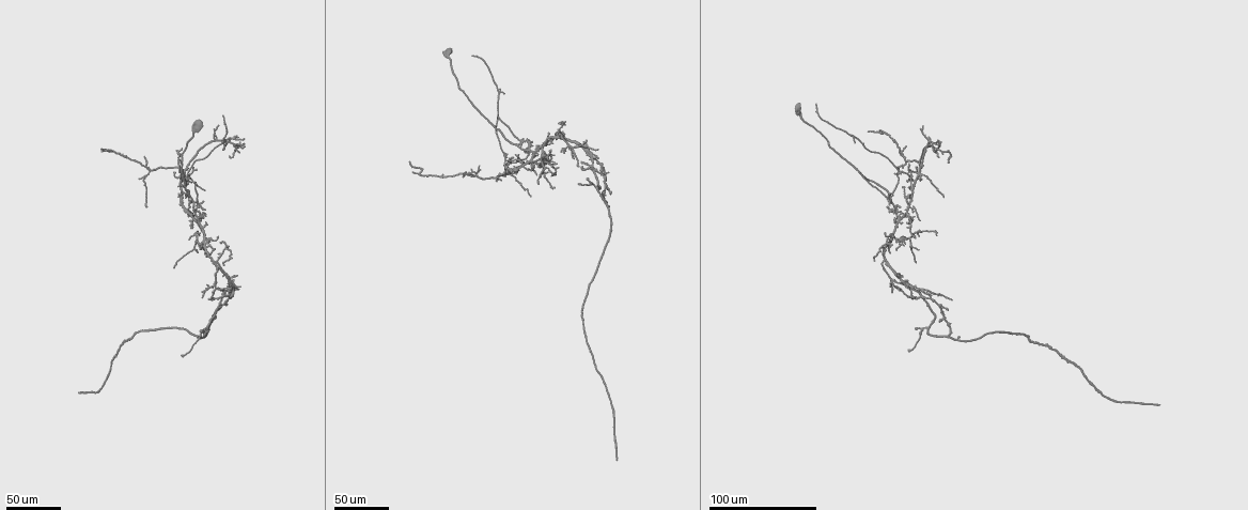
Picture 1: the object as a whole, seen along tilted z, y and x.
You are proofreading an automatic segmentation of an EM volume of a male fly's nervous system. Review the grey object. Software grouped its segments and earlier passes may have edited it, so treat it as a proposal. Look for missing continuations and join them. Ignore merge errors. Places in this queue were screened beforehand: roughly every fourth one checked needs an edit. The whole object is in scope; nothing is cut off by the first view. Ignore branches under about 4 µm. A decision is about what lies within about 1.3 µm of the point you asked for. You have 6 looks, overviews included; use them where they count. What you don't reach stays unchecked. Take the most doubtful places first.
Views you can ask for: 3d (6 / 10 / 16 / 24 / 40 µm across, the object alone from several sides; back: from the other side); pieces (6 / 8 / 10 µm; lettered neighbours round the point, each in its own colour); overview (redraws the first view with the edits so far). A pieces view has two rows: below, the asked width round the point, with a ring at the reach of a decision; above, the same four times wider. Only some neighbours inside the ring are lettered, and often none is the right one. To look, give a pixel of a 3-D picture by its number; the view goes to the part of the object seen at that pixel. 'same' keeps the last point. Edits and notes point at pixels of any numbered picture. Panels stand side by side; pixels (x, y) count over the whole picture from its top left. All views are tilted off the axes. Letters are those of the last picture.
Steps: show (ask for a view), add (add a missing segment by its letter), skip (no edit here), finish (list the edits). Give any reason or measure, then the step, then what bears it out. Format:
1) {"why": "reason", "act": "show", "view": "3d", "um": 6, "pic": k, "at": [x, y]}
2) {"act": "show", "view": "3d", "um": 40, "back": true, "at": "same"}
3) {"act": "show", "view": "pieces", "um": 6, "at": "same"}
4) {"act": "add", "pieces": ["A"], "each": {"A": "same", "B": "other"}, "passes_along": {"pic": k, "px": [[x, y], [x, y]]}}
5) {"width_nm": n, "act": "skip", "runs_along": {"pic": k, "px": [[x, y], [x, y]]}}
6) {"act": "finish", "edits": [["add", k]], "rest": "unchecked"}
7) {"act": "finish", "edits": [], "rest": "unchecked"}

{"why": "an open end", "act": "show", "view": "3d", "um": 24, "pic": 1, "at": [943, 153]}

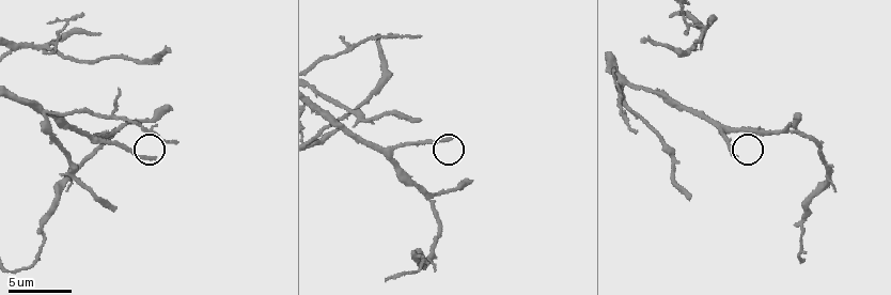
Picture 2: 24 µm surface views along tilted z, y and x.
{"act": "show", "view": "pieces", "um": 6, "pic": 2, "at": [151, 156]}

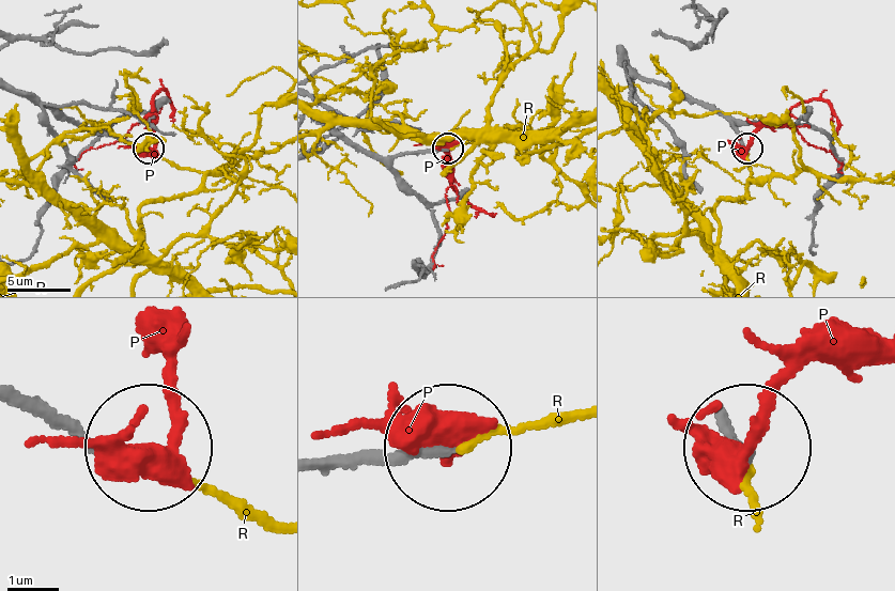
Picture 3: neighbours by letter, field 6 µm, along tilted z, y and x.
{"act": "skip", "each": {"P": "other", "R": "other"}, "runs_along": {"pic": 3, "px": [[326, 466], [451, 446]]}, "found": "no lettered segment goes on from it"}

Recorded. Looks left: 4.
{"why": "branch stops here", "act": "show", "view": "3d", "um": 40, "pic": 1, "at": [221, 276]}

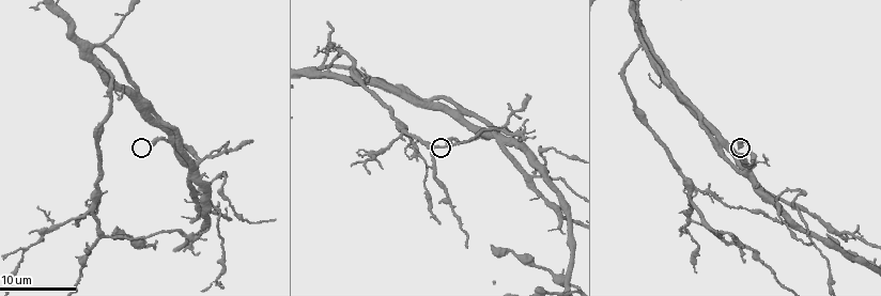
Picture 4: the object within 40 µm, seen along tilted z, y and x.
{"act": "show", "view": "pieces", "um": 8, "pic": 4, "at": [149, 145]}

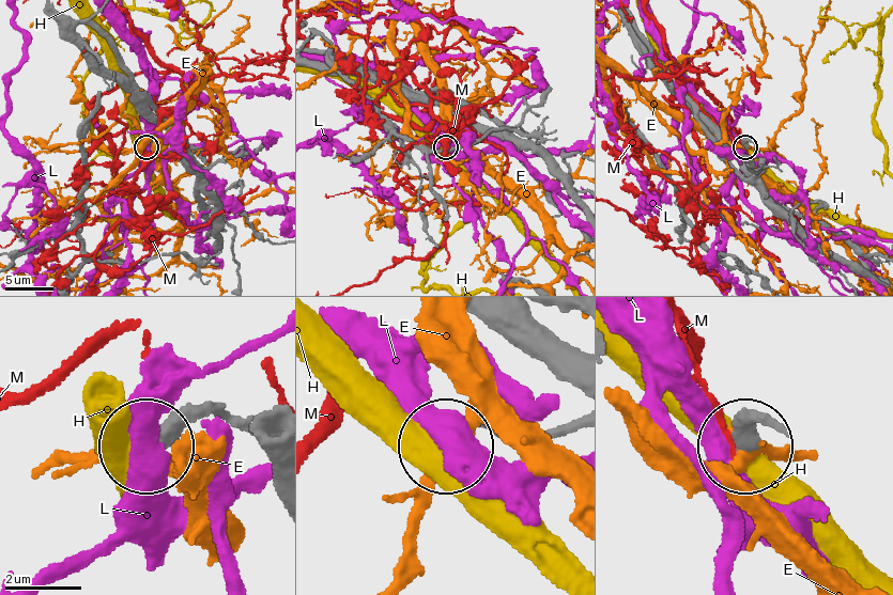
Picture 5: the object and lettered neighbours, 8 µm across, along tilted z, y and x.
{"width_nm": 420, "act": "skip", "each": {"E": "other", "H": "other", "L": "other", "M": "other"}, "found": "no lettered segment goes on from it"}

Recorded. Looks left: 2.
{"why": "thin end", "act": "show", "view": "3d", "um": 40, "pic": 1, "at": [554, 173]}

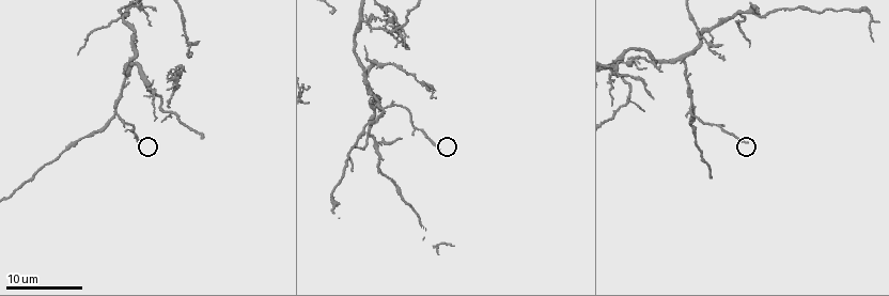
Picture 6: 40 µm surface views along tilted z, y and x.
{"why": "see the neighbours", "act": "show", "view": "pieces", "um": 8, "pic": 6, "at": [439, 151]}

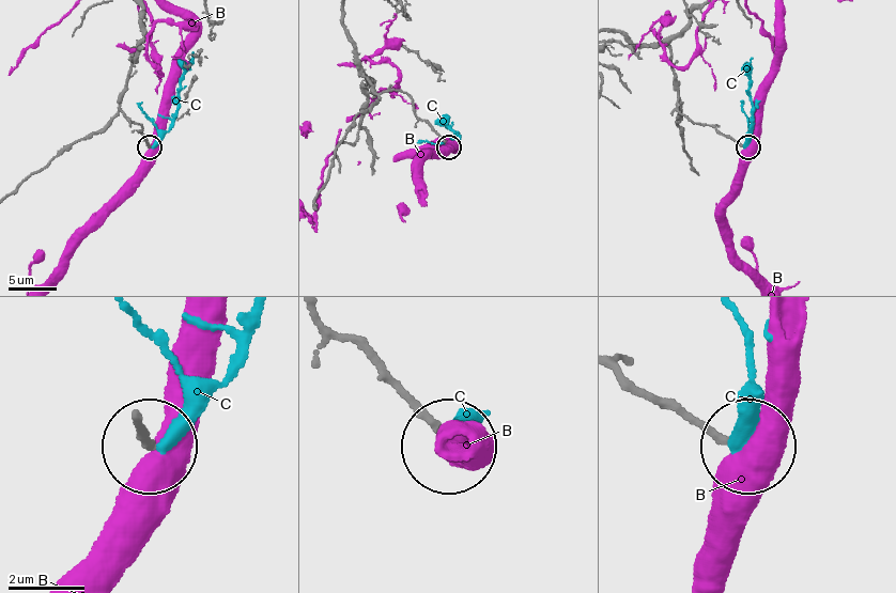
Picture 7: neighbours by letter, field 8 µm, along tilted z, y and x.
{"width_nm": 170, "act": "skip", "each": {"B": "other", "C": "other"}, "runs_along": {"pic": 7, "px": [[626, 380], [740, 447]]}, "found": "no lettered segment goes on from it"}

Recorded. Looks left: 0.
{"act": "finish", "edits": [], "rest": "unchecked"}

